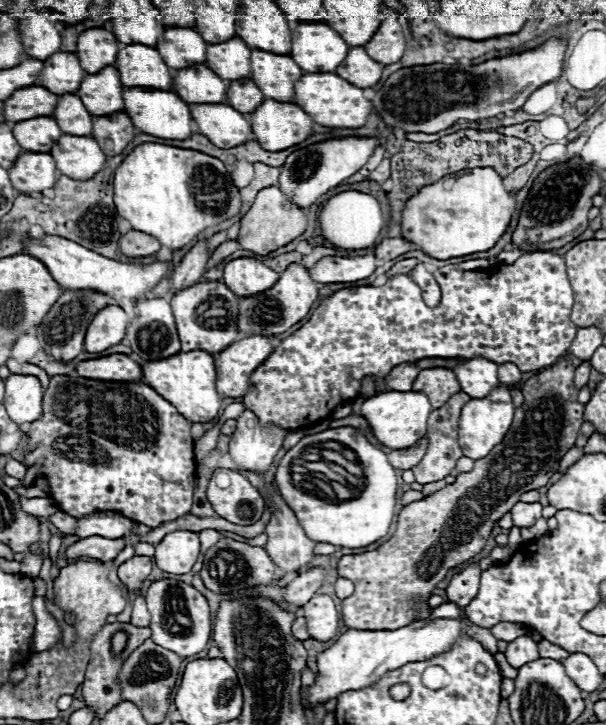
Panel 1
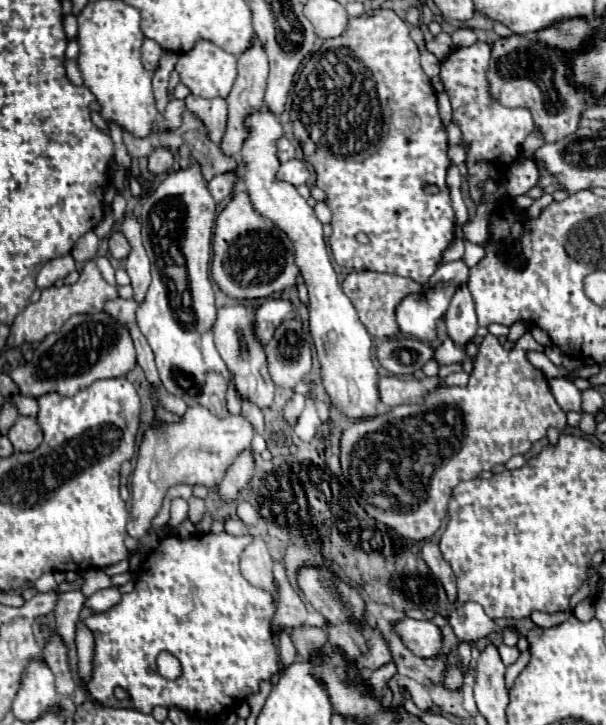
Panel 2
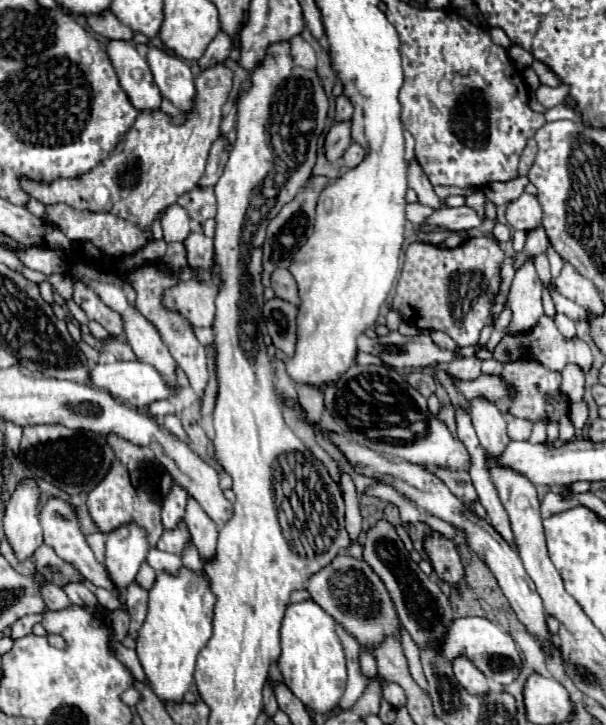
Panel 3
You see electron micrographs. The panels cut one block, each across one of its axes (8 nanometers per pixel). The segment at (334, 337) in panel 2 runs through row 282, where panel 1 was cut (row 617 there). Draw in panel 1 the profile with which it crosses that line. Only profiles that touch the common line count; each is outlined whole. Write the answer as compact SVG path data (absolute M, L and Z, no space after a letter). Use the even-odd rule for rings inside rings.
M326 594L314 596L302 610L304 610L304 618L308 620L308 632L314 640L328 642L336 638L338 610L330 596Z

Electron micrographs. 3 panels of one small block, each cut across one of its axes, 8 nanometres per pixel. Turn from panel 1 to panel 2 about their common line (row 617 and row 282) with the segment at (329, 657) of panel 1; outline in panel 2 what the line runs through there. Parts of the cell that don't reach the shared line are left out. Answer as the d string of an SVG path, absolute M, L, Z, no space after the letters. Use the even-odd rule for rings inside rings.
M456 260L456 262L448 262L448 264L442 264L434 276L430 278L428 286L426 286L426 294L422 296L406 296L400 306L396 308L396 320L398 320L398 326L404 334L412 336L412 338L418 338L422 342L434 342L436 340L436 322L446 314L448 310L448 304L450 304L450 298L454 294L454 290L460 286L460 284L466 284L468 280L468 266L464 260Z

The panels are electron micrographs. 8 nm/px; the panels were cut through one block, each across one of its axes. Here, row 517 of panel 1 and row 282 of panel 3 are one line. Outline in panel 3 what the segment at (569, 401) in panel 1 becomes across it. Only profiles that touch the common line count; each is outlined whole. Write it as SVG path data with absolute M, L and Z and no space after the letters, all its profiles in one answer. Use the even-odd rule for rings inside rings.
M470 238L456 248L414 242L404 256L394 308L402 312L406 322L408 316L412 316L412 322L418 328L446 332L460 348L472 346L478 342L484 326L494 324L492 306L502 284L502 260L504 252L494 238Z

